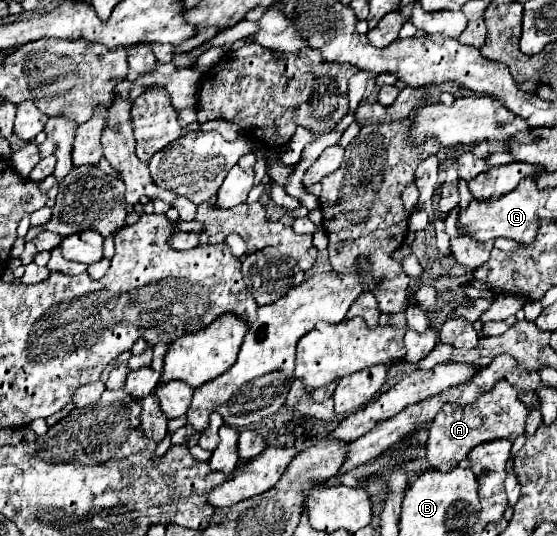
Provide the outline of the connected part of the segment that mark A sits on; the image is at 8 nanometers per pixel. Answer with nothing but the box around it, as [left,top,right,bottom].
[426,380,526,472]

